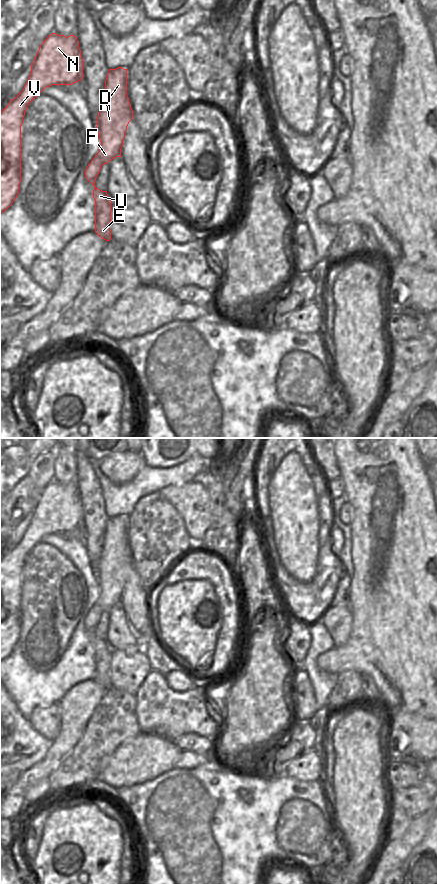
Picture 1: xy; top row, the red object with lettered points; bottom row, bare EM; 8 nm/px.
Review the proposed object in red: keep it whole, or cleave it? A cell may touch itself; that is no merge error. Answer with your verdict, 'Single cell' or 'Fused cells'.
Single cell

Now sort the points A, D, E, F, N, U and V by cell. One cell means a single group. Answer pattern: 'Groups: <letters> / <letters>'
Groups: A D E F N U V

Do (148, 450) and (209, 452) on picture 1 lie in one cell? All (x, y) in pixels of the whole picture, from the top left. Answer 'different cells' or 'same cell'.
same cell

